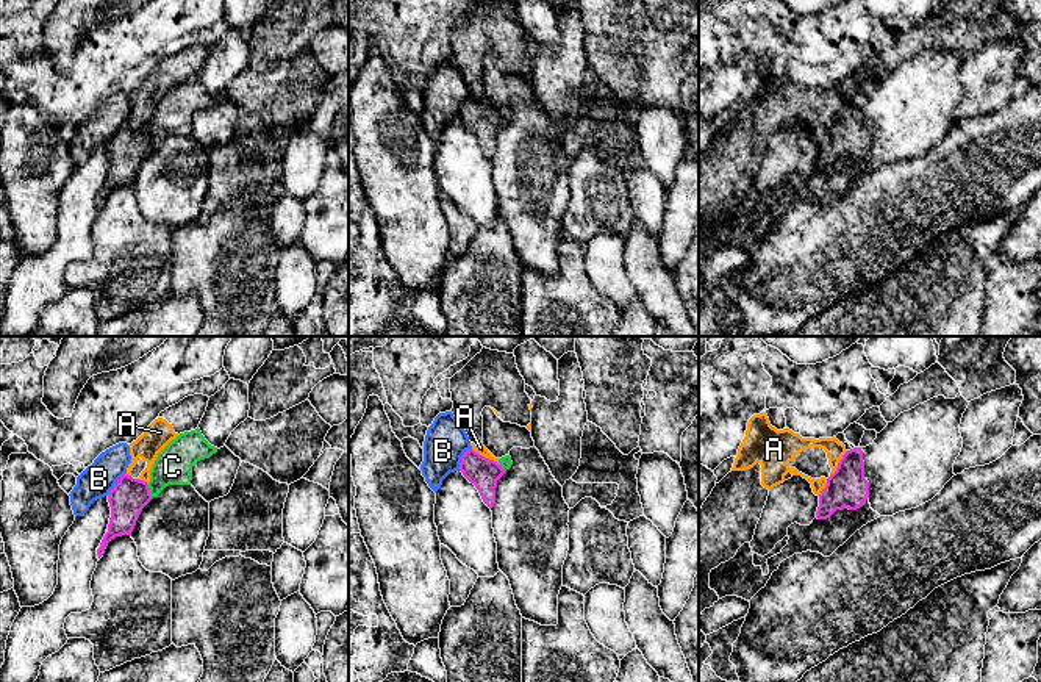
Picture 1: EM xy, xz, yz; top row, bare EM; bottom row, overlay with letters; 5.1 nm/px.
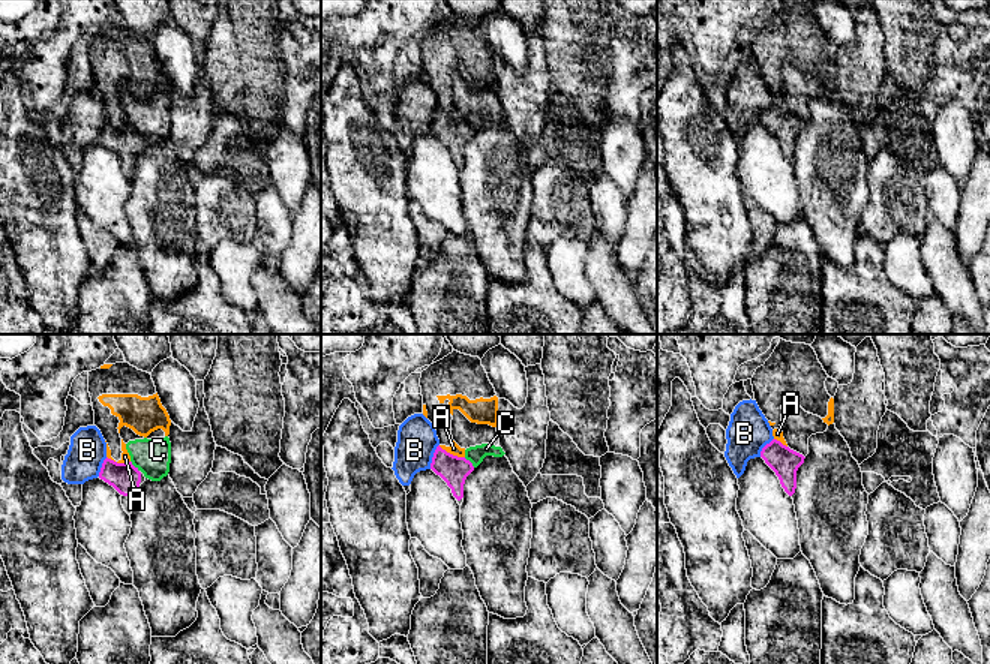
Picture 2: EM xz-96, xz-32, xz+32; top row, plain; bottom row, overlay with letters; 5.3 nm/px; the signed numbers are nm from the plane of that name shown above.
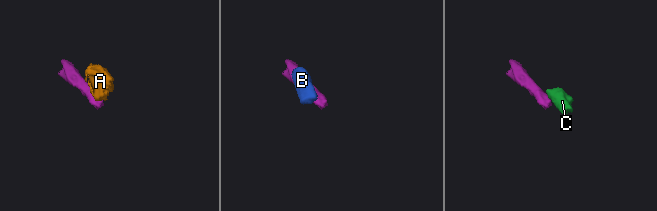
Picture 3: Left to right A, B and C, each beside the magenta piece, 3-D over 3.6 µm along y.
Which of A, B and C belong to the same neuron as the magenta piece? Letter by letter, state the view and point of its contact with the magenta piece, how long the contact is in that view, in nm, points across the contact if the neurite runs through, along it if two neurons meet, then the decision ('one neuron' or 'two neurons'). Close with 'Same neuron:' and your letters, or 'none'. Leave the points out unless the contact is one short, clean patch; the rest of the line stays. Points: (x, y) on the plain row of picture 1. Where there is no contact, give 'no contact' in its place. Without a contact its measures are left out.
A: contact xz (485, 107); length 160 nm; border xz (472, 97), (497, 113); two neurons
B: contact xz (461, 108); length 140 nm; two neurons
C: contact xy (149, 141); length 80 nm; border xy (147, 133), (152, 147); two neurons
Same neuron: none

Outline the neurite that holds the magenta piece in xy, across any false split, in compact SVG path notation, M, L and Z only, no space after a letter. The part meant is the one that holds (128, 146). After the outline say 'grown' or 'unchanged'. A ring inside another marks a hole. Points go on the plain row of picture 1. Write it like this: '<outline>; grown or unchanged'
M127 122L117 130L108 144L111 167L97 205L105 203L111 189L122 185L131 185L142 158L152 150L148 133L133 128Z; unchanged

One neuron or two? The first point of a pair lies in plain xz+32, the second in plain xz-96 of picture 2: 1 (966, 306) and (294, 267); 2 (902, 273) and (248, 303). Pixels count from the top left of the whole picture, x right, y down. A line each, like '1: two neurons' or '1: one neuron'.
1: two neurons
2: one neuron

